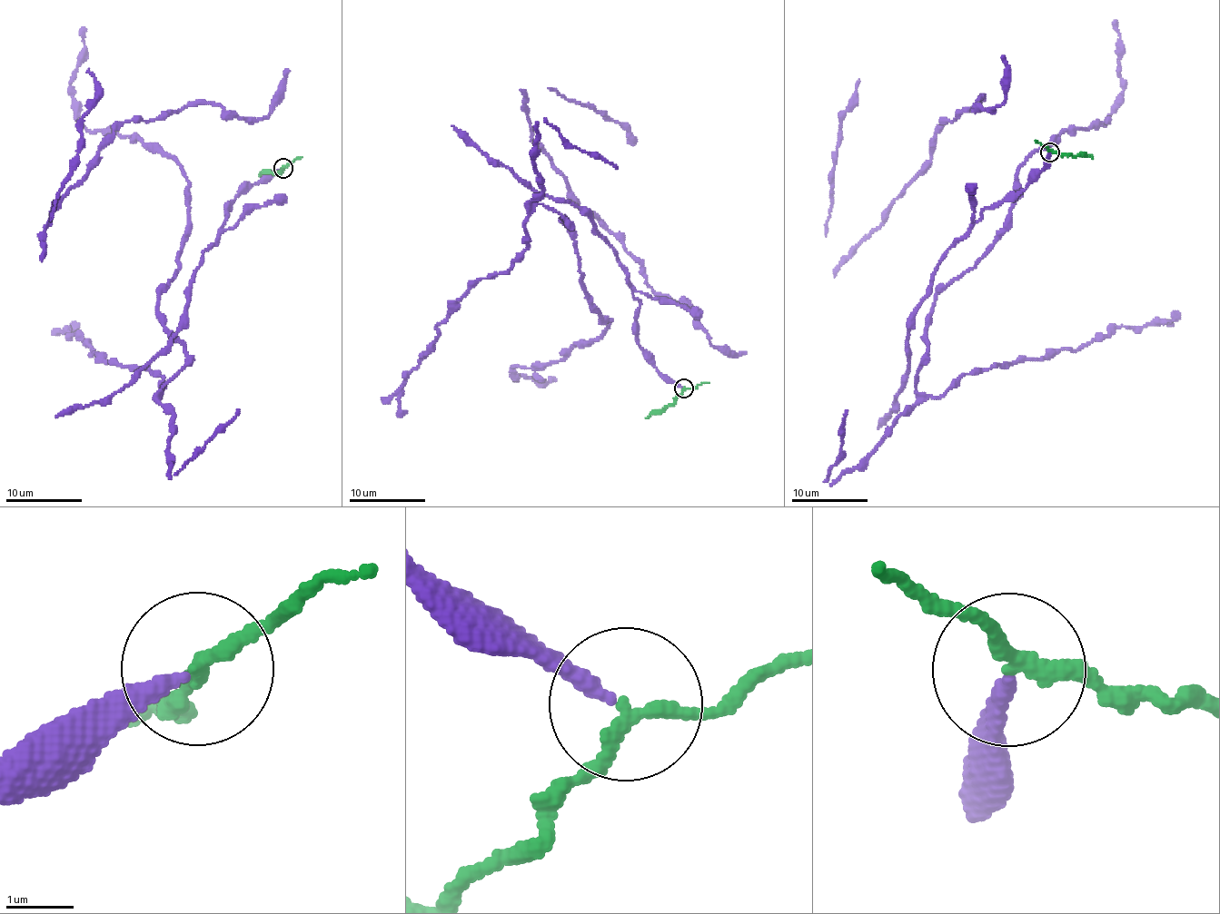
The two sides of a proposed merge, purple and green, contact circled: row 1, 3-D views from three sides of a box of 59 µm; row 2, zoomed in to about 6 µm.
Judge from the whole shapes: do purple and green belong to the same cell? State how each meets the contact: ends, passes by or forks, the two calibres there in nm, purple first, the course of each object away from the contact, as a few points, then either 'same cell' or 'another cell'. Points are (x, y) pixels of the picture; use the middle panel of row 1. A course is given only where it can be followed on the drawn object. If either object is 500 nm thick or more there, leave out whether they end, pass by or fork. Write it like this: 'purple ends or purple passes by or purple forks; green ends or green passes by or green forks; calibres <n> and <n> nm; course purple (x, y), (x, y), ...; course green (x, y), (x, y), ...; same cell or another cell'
purple ends; green passes by; calibres 220 and 200 nm; course purple (681, 388), (639, 343), (626, 267), (571, 204), (580, 280), (611, 319), (511, 369), (555, 378); course green (684, 388), (673, 404), (653, 410), (645, 417); another cell

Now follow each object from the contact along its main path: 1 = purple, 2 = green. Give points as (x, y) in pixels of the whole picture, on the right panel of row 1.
1: (1050, 153), (954, 240), (908, 337), (1004, 227), (1019, 164), (1105, 124), (1123, 92), (1114, 20)
2: (1049, 151), (1093, 159)

